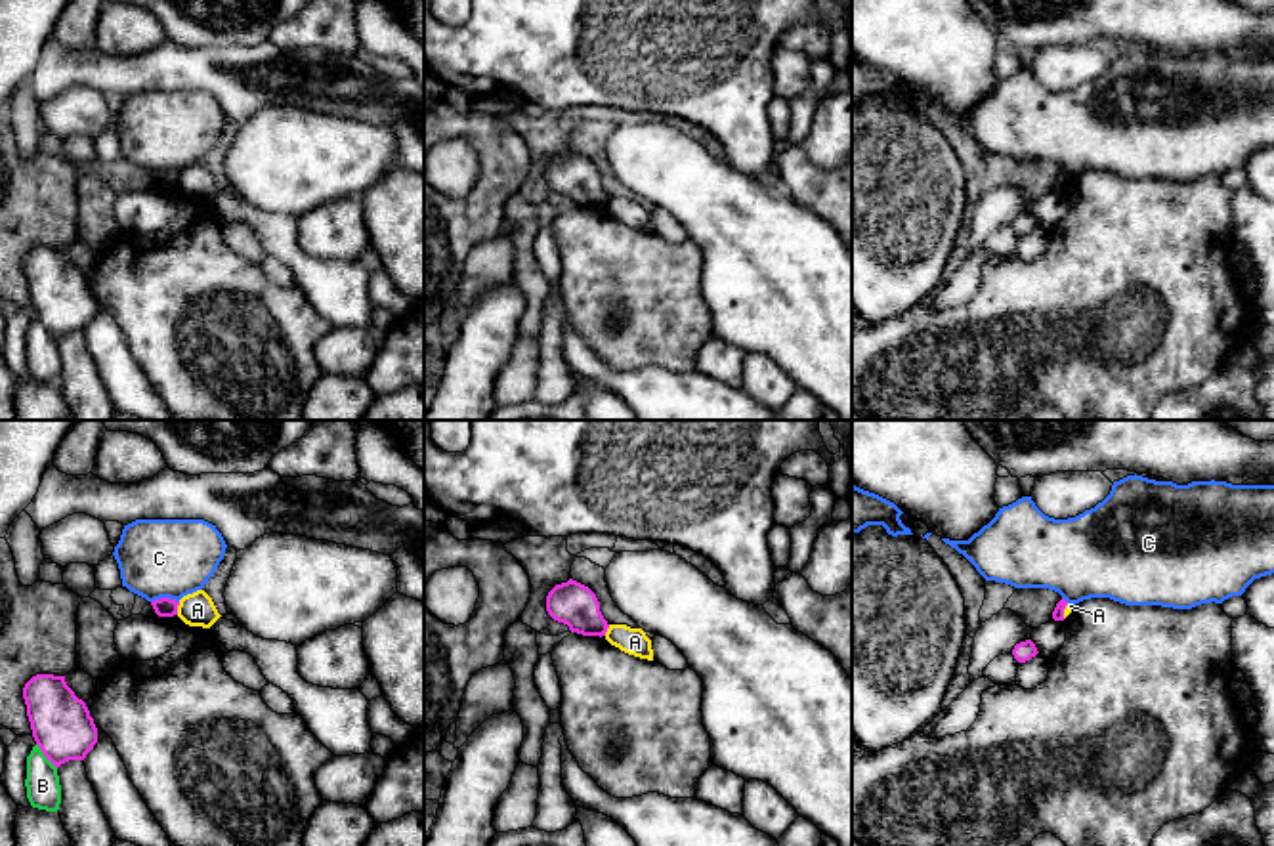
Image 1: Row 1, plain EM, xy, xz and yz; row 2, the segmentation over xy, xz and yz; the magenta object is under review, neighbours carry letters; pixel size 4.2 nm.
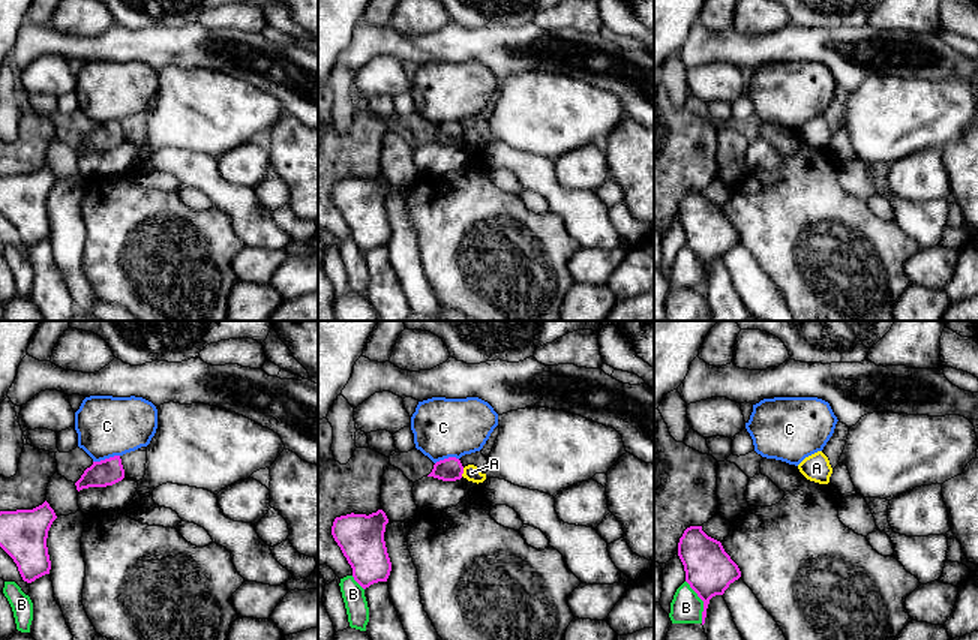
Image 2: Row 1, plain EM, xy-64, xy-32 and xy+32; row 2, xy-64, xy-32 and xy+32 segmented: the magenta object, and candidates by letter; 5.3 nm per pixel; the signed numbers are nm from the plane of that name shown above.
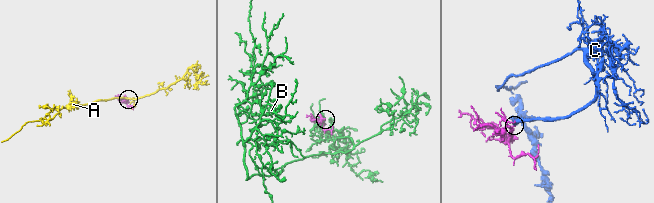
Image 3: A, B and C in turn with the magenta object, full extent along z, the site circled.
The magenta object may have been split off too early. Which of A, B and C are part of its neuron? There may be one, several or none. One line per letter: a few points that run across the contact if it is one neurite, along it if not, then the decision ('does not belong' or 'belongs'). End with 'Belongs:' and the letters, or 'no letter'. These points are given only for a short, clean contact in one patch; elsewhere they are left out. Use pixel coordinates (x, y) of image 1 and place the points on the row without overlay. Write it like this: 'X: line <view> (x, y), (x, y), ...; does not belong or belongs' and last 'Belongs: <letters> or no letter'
A: line xy (180, 174), (176, 186); does not belong
B: does not belong
C: line xy (178, 172), (155, 170), (151, 174); does not belong
Belongs: no letter

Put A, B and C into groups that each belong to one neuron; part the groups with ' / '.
A / B / C

